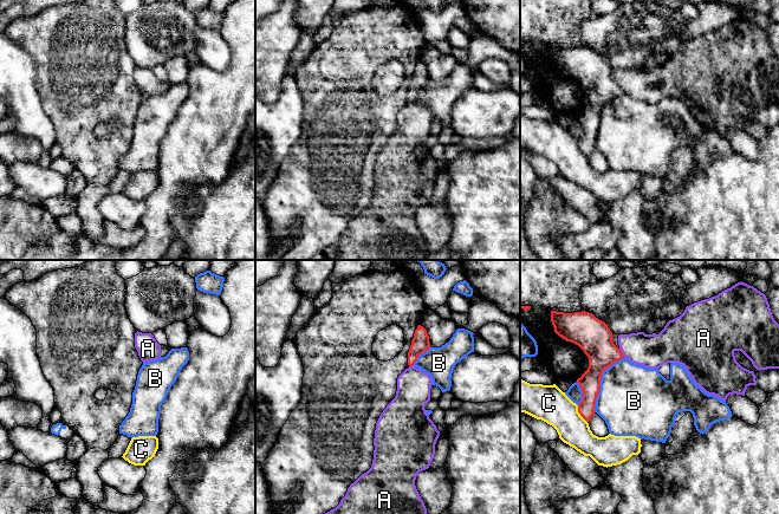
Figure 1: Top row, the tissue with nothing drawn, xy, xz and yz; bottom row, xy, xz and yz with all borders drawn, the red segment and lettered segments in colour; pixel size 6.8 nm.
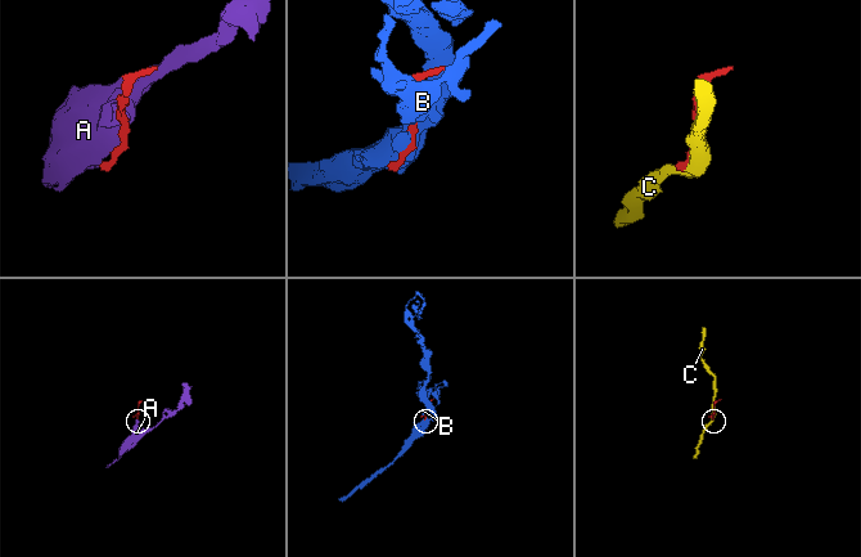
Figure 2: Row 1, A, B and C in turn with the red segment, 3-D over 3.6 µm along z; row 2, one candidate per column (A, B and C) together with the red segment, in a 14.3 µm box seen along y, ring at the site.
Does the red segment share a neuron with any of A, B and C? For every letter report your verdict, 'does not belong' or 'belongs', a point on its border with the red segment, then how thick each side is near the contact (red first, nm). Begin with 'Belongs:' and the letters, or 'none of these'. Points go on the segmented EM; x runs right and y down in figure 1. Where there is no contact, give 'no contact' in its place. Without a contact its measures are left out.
Belongs: none of these
A: does not belong; contact yz (621, 352); calibres 240 and 240 nm
B: does not belong; contact yz (599, 382); calibres 200 and 460 nm
C: does not belong; contact yz (579, 412); calibres 140 and 240 nm

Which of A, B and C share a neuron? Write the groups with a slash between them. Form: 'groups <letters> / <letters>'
groups A / B / C

